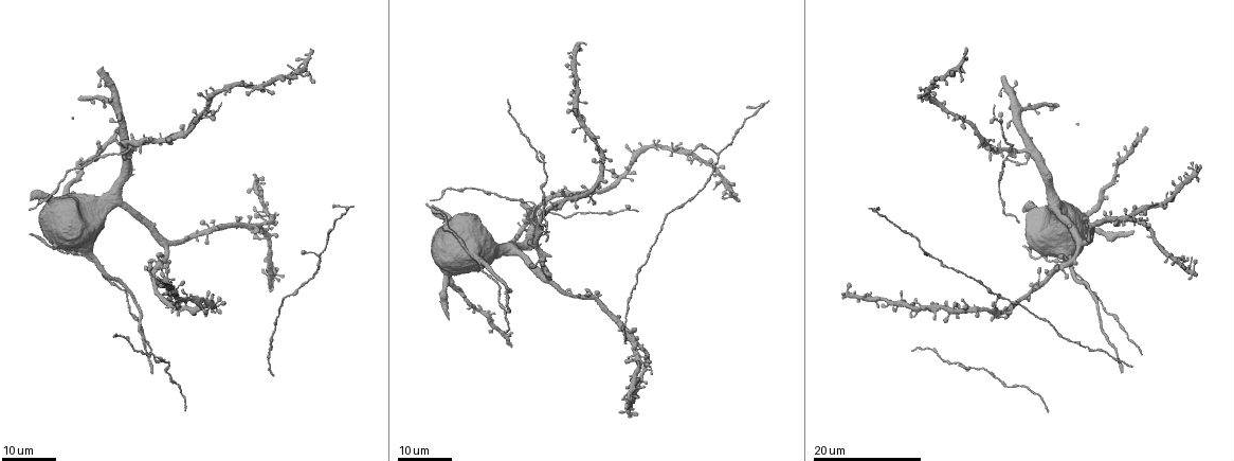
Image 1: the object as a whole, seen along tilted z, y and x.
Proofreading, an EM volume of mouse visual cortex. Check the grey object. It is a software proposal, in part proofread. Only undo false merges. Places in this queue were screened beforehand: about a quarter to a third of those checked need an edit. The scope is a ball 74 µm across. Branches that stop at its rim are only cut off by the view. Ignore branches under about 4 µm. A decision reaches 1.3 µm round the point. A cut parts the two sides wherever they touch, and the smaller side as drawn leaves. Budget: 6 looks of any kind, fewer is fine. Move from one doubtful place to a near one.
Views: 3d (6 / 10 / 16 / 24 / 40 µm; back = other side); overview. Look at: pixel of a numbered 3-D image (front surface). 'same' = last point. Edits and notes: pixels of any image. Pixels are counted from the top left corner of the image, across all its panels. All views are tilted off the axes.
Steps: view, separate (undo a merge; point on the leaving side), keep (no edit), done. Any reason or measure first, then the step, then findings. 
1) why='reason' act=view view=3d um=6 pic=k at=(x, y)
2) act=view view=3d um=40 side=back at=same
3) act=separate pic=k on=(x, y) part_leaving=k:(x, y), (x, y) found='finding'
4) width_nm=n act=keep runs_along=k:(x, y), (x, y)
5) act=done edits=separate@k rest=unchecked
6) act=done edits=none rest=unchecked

why='sudden change in width' act=view view=3d um=16 pic=1 at=(970, 367)

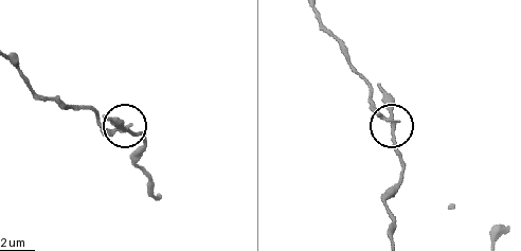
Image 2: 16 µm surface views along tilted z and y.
why='zoom in' act=view view=3d um=6 pic=2 at=(392, 121)

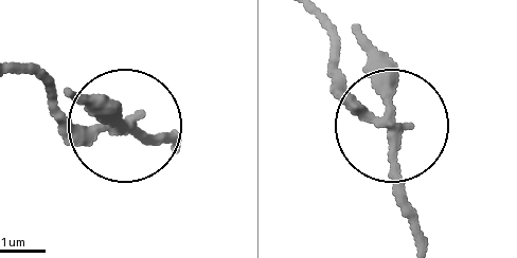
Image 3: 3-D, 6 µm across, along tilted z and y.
arms=3 act=separate pic=3 on=(64, 120) part_leaving=3:(120, 125), (68, 118), (14, 73) found='a second cell is stuck on'

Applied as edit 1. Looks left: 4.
why='three arms meet' act=view view=3d um=24 pic=1 at=(182, 309)

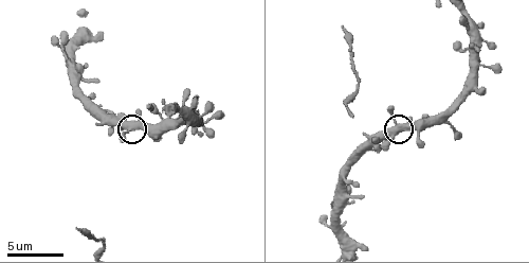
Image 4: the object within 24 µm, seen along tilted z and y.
act=view view=3d um=6 pic=4 at=(133, 129)

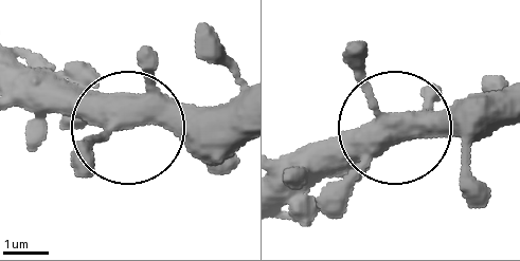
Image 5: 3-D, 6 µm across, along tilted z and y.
why='other side' act=view view=3d um=6 side=back pic=5 at=(391, 122)

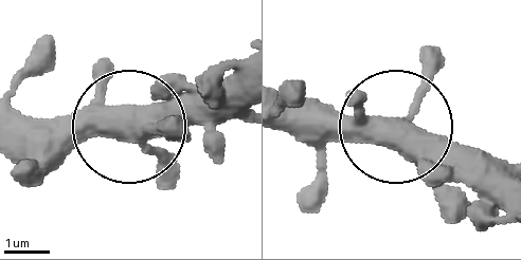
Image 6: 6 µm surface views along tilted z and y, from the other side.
width_nm=410 act=keep runs_along=6:(506, 206), (487, 186), (443, 178), (397, 125), (434, 54) found='one cell here'

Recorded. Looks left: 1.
act=done edits=separate@3 rest=unchecked

